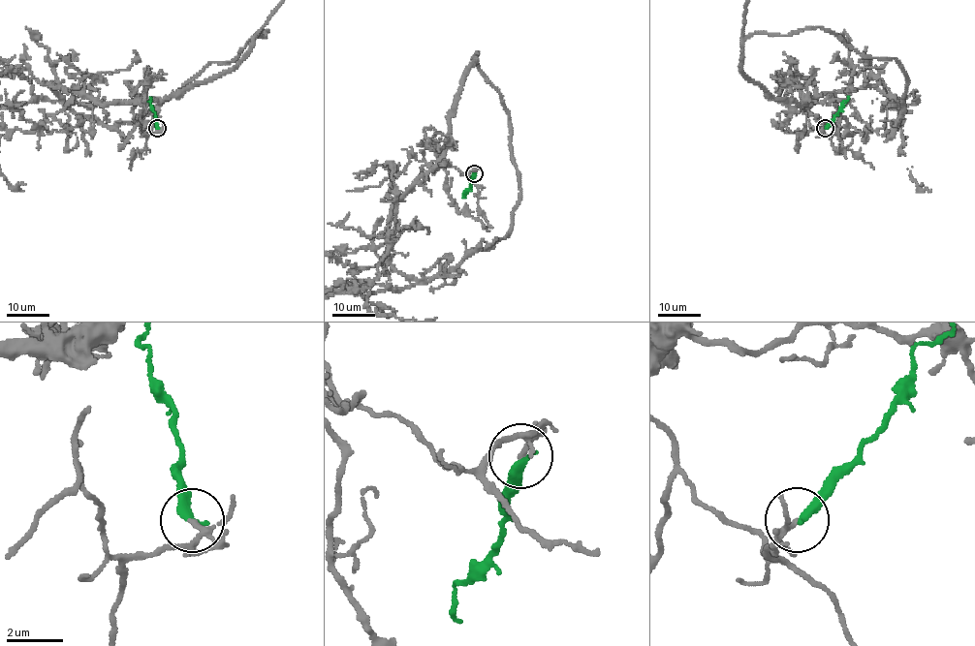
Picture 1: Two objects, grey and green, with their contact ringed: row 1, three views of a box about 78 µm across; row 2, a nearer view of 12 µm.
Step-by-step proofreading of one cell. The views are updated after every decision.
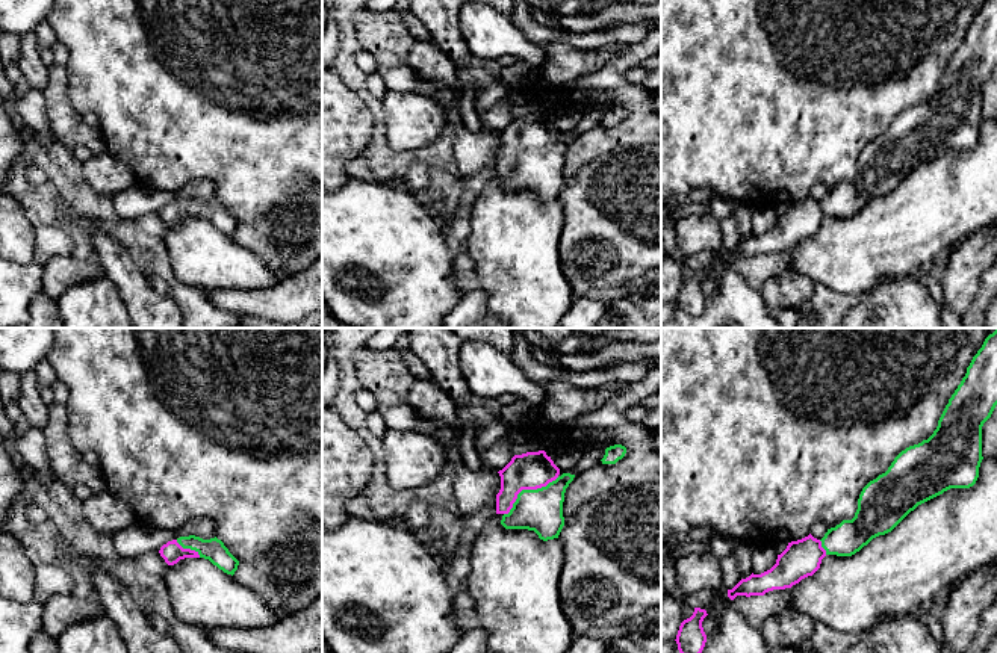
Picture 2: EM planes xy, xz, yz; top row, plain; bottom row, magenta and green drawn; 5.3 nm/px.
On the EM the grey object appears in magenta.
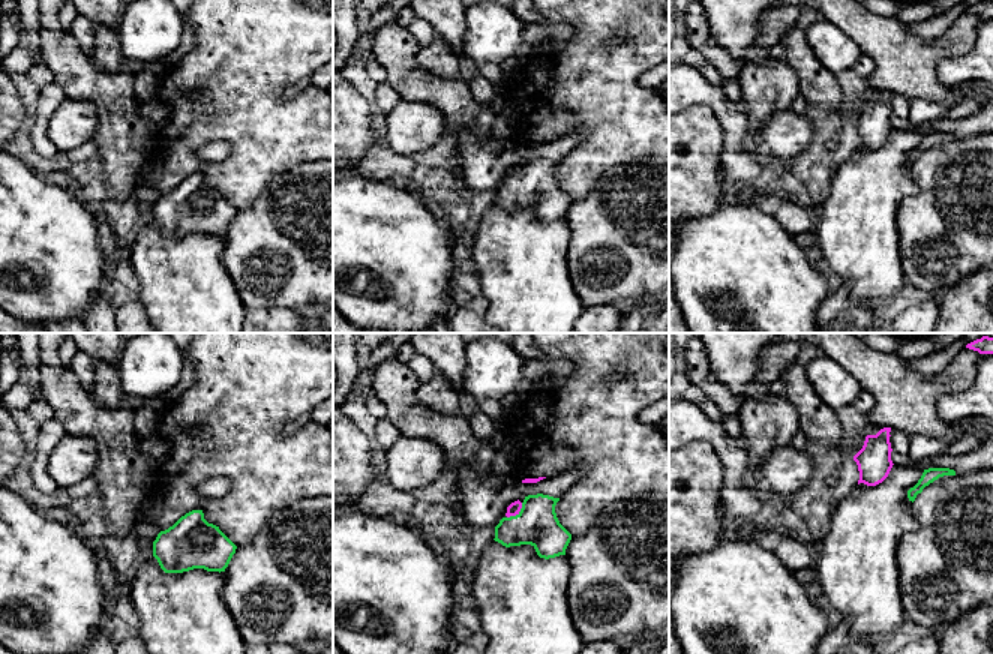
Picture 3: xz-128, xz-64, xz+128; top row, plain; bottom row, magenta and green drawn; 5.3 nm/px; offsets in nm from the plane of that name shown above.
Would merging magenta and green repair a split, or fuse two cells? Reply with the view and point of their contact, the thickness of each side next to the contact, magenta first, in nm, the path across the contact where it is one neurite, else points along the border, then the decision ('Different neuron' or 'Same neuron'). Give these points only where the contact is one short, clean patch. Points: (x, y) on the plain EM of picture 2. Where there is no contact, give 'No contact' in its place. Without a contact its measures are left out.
Touches magenta at xz (527, 150). Thickness 200 nm (magenta) against 220 nm. Path across: xz (531, 132), (527, 150), (540, 171). Same neuron

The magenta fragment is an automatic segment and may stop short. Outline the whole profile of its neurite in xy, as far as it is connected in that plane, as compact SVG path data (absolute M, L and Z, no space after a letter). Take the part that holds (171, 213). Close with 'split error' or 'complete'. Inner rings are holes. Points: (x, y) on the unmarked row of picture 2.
M195 197L180 198L168 203L159 212L168 227L177 225L185 219L204 219L227 236L234 236L239 222L228 213L221 201L203 201Z; split error

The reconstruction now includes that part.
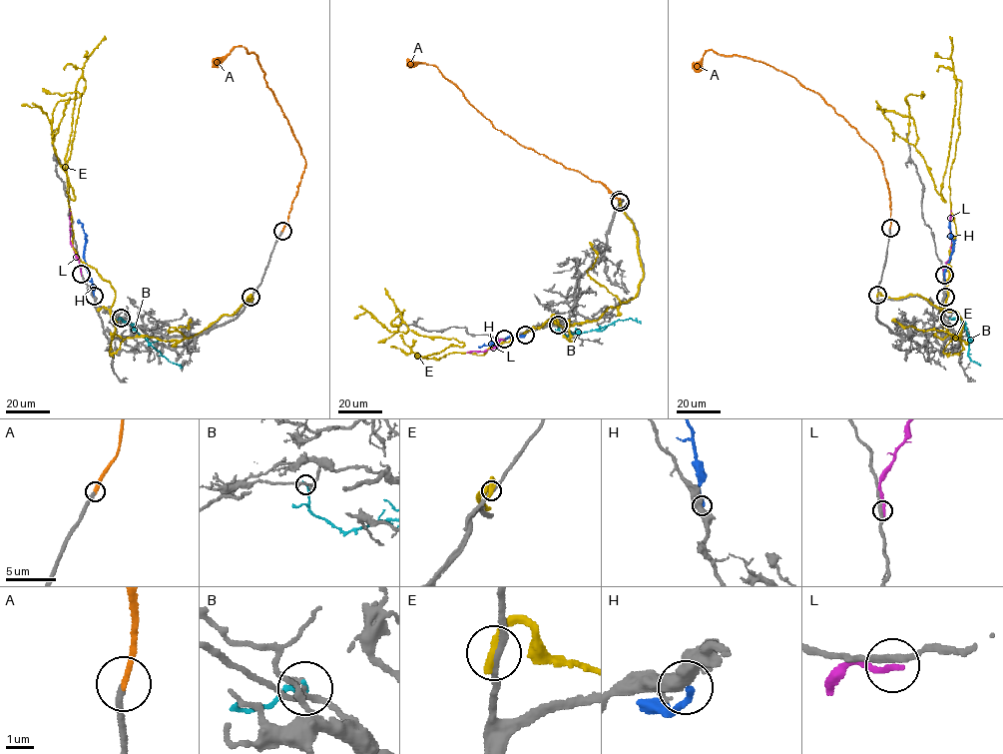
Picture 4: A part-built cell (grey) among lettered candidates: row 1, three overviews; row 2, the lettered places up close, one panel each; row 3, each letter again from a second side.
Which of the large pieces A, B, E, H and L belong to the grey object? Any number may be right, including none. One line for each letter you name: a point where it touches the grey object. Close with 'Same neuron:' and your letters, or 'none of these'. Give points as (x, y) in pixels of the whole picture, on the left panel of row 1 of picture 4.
A: meets grey at (282, 231)
Same neuron: A

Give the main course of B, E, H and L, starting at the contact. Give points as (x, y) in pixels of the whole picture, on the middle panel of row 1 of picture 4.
B: (558, 325), (560, 332), (568, 336), (597, 330), (618, 320), (631, 318), (640, 323)
E: (620, 202), (643, 278), (598, 320), (435, 360), (416, 355), (463, 343), (392, 326), (404, 311), (378, 343)
H: (525, 335), (509, 336), (499, 346), (478, 348)
L: (504, 340), (490, 350), (467, 352)

